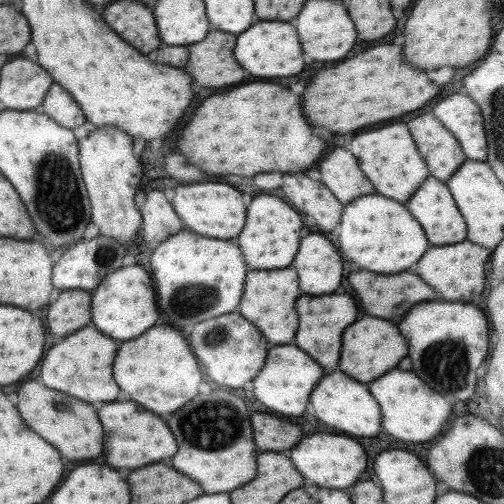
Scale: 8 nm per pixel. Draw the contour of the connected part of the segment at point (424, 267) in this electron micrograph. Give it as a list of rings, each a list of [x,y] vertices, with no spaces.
[[[467,239],[462,240],[459,244],[451,244],[451,246],[431,246],[421,256],[421,260],[415,264],[417,276],[425,284],[435,288],[435,292],[439,294],[441,300],[467,302],[475,294],[479,294],[483,290],[483,284],[485,284],[485,262],[489,260],[491,253],[491,250],[479,248],[479,246],[471,244]]]

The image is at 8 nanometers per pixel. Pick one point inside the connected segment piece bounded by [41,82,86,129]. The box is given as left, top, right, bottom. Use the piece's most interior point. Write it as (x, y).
(58, 105)

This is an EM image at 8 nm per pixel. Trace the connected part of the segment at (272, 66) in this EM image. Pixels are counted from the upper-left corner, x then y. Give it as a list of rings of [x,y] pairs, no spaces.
[[[265,20],[257,22],[247,32],[241,32],[237,36],[237,44],[233,48],[233,58],[239,62],[239,66],[249,72],[251,76],[259,78],[279,78],[279,76],[293,76],[303,70],[303,54],[301,46],[297,42],[295,28],[287,22],[279,20]]]

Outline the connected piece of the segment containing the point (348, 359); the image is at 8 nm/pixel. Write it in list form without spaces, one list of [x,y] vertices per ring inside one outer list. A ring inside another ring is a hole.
[[[363,316],[343,330],[339,370],[357,382],[371,382],[377,376],[385,374],[387,370],[395,368],[403,356],[407,356],[407,342],[399,334],[399,330],[387,320]],[[375,344],[377,344],[377,348],[375,348]]]

